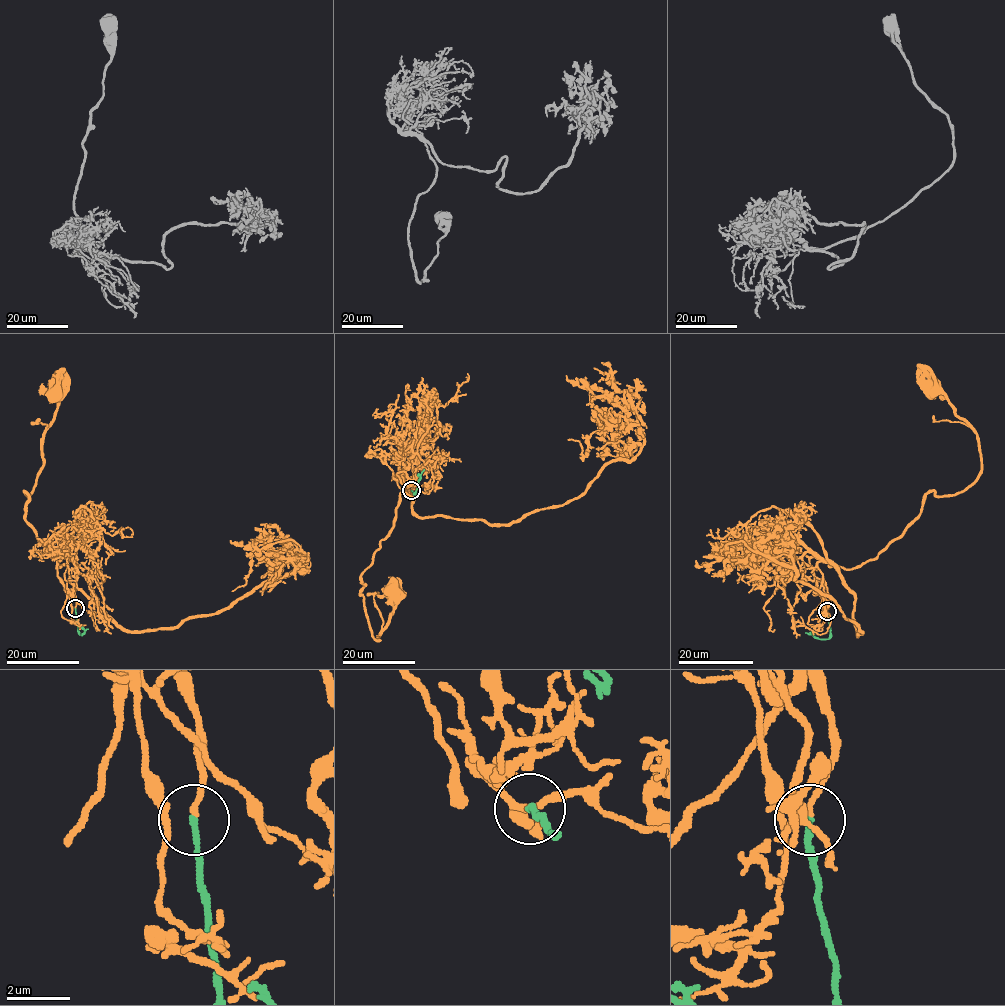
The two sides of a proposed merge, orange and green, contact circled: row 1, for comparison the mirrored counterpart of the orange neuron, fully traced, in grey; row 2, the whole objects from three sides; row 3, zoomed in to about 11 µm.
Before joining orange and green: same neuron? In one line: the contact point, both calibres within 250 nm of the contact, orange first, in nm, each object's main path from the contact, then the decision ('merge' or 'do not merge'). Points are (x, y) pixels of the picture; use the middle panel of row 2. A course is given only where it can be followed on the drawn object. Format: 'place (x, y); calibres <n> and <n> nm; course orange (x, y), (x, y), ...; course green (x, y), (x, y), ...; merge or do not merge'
place (411, 490); calibres 110 and 190 nm; course orange (411, 490), (403, 467), (404, 491), (395, 519), (361, 575), (363, 606), (376, 640), (393, 612), (392, 591); course green (411, 490), (415, 491), (423, 469); merge

